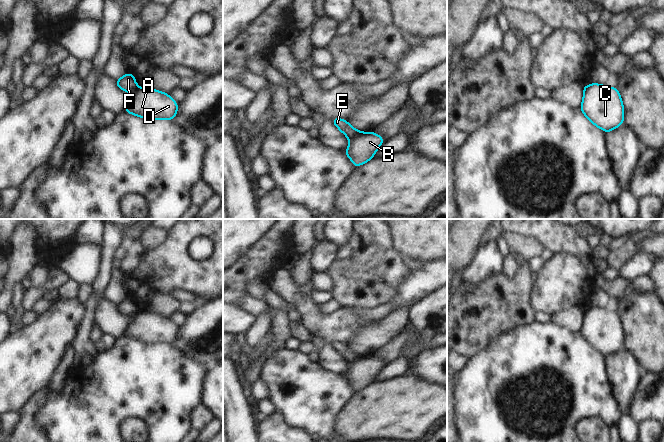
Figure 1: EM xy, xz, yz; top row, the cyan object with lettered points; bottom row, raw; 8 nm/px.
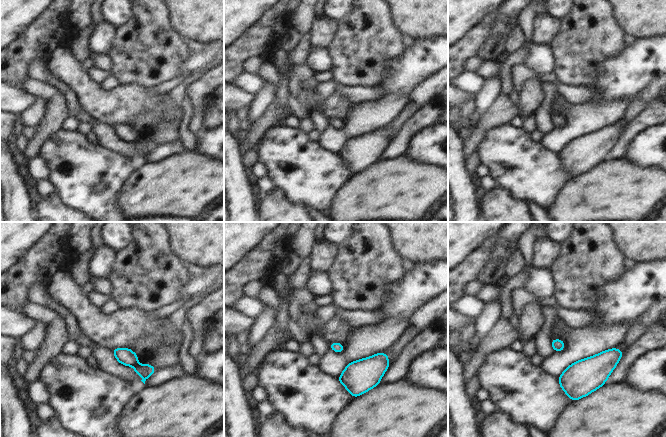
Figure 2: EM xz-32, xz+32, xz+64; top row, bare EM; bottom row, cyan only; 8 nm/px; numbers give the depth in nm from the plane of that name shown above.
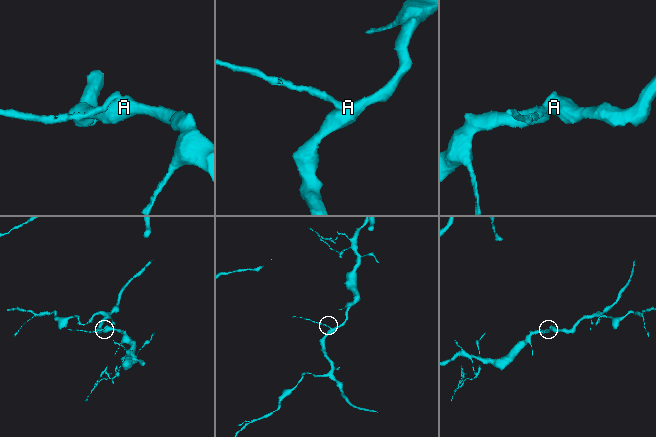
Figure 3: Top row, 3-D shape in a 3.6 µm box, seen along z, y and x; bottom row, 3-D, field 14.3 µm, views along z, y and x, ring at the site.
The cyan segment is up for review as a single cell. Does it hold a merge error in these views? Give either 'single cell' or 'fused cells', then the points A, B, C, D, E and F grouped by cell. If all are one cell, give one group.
fused cells; A B C D / E F

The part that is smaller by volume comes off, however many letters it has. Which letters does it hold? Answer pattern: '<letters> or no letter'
E, F

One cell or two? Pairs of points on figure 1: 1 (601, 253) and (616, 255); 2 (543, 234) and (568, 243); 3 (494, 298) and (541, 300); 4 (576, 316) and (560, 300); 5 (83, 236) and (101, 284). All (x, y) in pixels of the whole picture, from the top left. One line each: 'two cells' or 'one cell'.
1: two cells
2: one cell
3: two cells
4: two cells
5: two cells

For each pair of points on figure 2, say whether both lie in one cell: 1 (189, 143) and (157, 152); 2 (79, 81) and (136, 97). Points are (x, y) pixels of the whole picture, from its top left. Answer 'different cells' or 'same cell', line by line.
1: different cells
2: same cell

